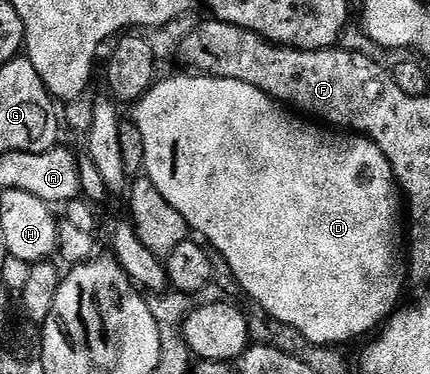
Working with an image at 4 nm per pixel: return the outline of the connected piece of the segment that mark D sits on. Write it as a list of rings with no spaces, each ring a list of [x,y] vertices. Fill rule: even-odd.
[[[199,73],[184,74],[188,75],[161,78],[135,104],[134,122],[142,133],[146,178],[154,181],[158,193],[162,193],[162,197],[166,197],[166,201],[170,201],[170,205],[174,205],[174,209],[182,213],[195,234],[197,231],[198,234],[205,235],[200,237],[206,240],[207,246],[215,254],[223,257],[226,265],[230,265],[233,280],[261,307],[260,311],[265,316],[292,326],[308,343],[320,347],[335,348],[351,339],[360,339],[368,334],[371,336],[401,306],[404,275],[406,279],[406,259],[402,254],[402,199],[398,194],[396,178],[390,169],[390,161],[386,161],[382,149],[378,149],[376,143],[363,135],[329,133],[315,122],[305,121],[303,118],[292,119],[293,112],[287,106],[237,79],[219,79]]]

